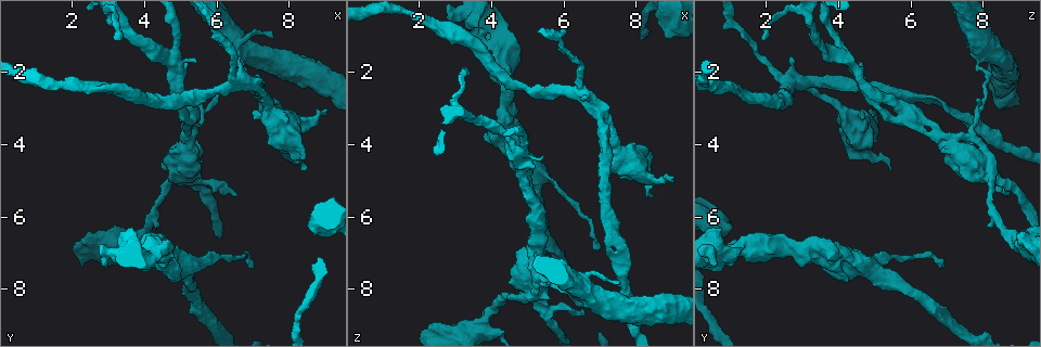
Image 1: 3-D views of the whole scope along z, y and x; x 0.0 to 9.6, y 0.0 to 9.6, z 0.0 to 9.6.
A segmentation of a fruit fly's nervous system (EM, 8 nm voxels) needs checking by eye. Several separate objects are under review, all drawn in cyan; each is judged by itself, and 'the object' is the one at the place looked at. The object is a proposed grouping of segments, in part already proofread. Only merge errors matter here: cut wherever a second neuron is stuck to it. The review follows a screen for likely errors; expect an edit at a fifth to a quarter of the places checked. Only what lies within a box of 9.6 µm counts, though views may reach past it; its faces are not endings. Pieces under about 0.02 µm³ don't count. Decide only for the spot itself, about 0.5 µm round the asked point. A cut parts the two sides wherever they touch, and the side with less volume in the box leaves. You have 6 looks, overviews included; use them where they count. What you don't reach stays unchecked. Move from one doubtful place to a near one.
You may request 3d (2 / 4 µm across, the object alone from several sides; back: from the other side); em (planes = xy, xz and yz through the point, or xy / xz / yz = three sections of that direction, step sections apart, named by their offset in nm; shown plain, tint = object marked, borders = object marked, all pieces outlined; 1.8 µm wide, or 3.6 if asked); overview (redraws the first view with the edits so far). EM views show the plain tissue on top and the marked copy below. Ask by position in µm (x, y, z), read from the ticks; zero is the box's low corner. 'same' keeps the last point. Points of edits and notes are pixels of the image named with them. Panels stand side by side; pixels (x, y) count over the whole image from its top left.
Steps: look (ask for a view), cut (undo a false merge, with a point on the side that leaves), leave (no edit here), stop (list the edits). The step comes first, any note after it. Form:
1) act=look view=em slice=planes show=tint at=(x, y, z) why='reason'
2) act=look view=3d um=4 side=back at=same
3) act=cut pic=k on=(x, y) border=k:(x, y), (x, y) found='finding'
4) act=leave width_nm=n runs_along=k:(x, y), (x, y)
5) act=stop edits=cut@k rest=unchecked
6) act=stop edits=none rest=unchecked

act=look view=em um=3.6 slice=yz step=16 show=tint at=(8.25, 4.30, 4.75) why='sudden change in width'

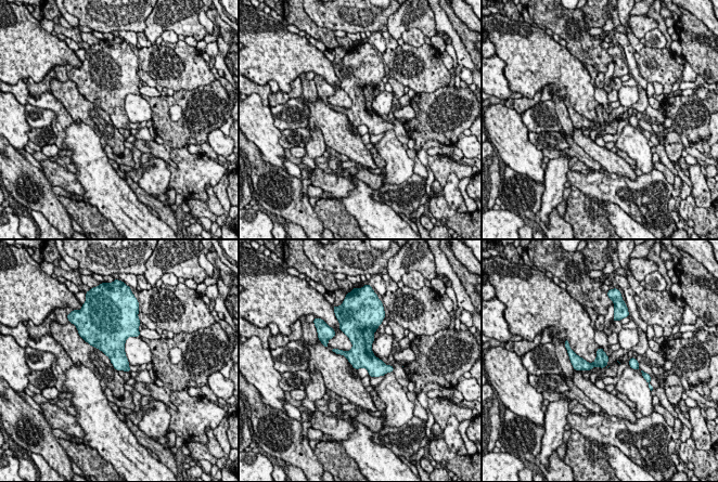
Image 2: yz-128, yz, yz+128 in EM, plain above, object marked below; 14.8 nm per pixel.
act=look view=em um=3.6 slice=planes show=tint at=same why='cut it another way'

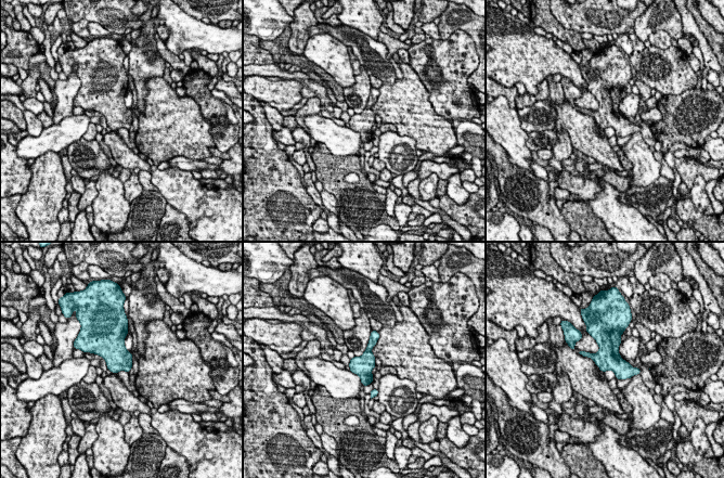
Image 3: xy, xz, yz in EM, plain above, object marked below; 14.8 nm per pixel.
act=leave found='all the same neuron'

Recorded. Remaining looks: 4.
act=look view=em slice=planes show=tint at=(7.40, 2.75, 6.50) why='sudden change in width'

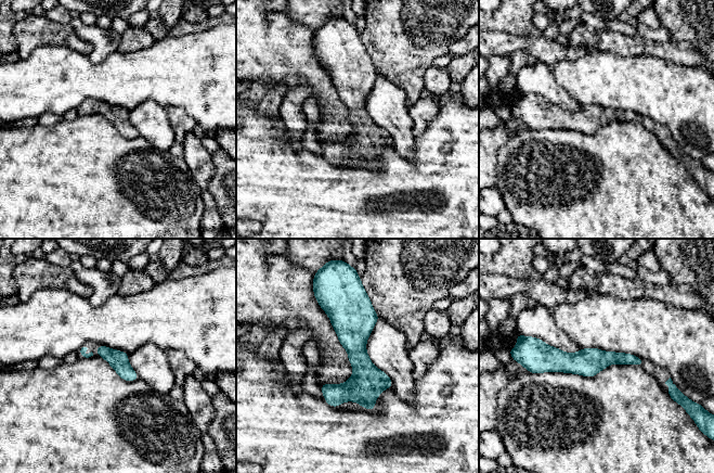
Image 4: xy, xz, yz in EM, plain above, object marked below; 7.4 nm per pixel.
act=leave runs_along=4:(352, 295), (353, 341), (371, 406) found='one neuron here'

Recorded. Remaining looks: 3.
act=look view=em slice=planes show=tint at=(6.50, 2.20, 2.60) why='three-way junction'

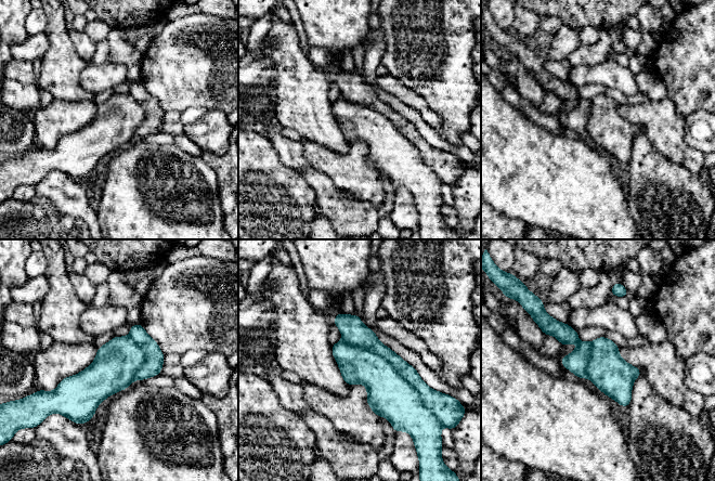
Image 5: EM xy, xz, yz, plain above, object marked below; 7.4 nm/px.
act=cut pic=5 on=(361, 336) border=5:(343, 339), (382, 356), (423, 402) found='a second neuron is stuck on'

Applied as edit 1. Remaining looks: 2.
act=stop edits=cut@5 rest=unchecked

